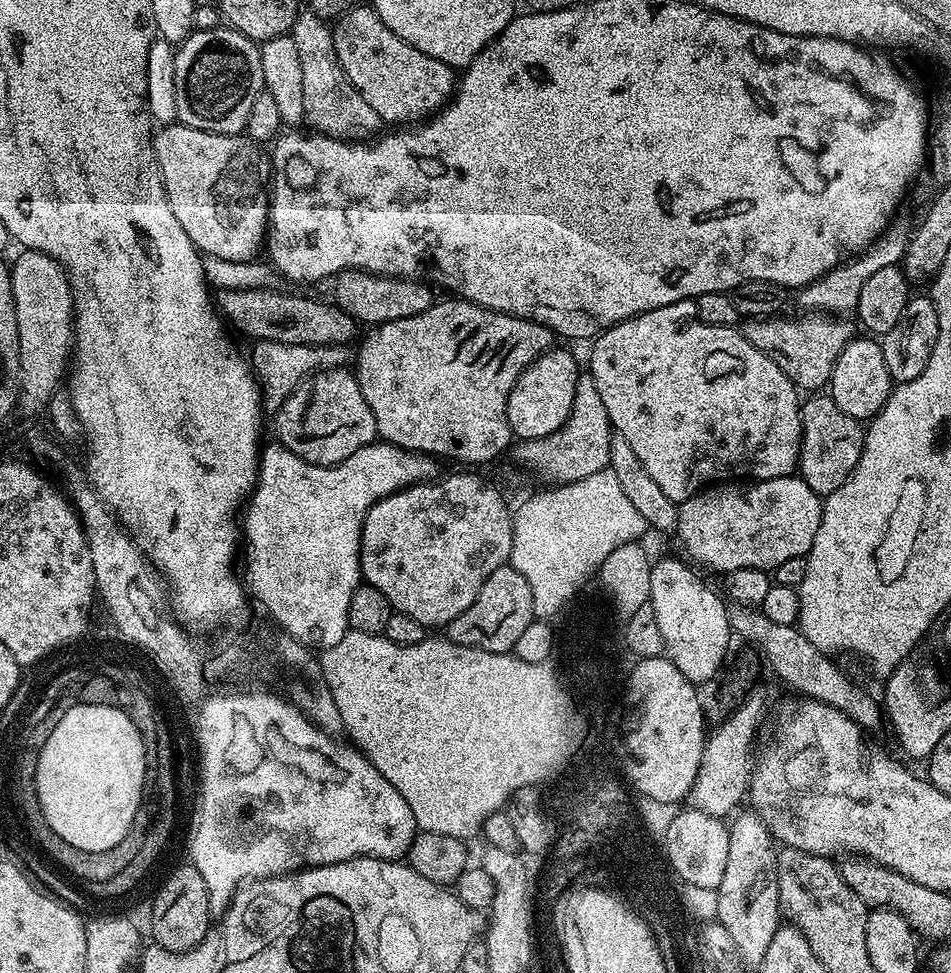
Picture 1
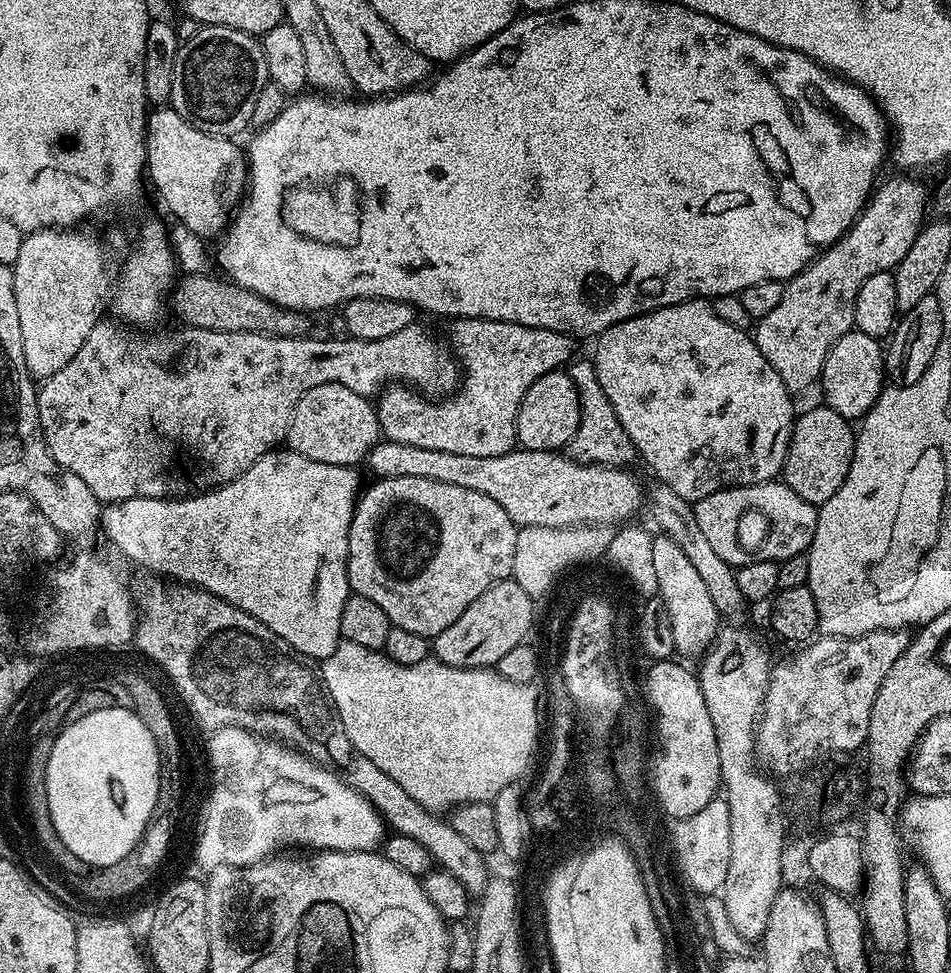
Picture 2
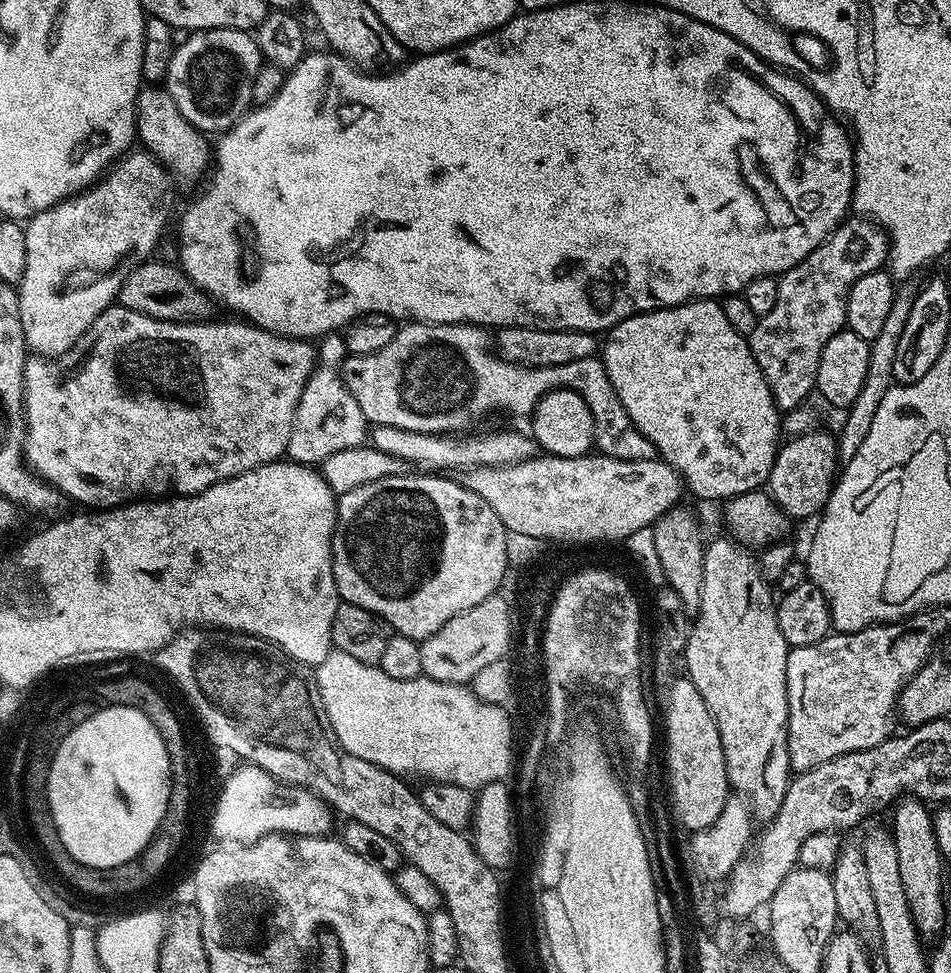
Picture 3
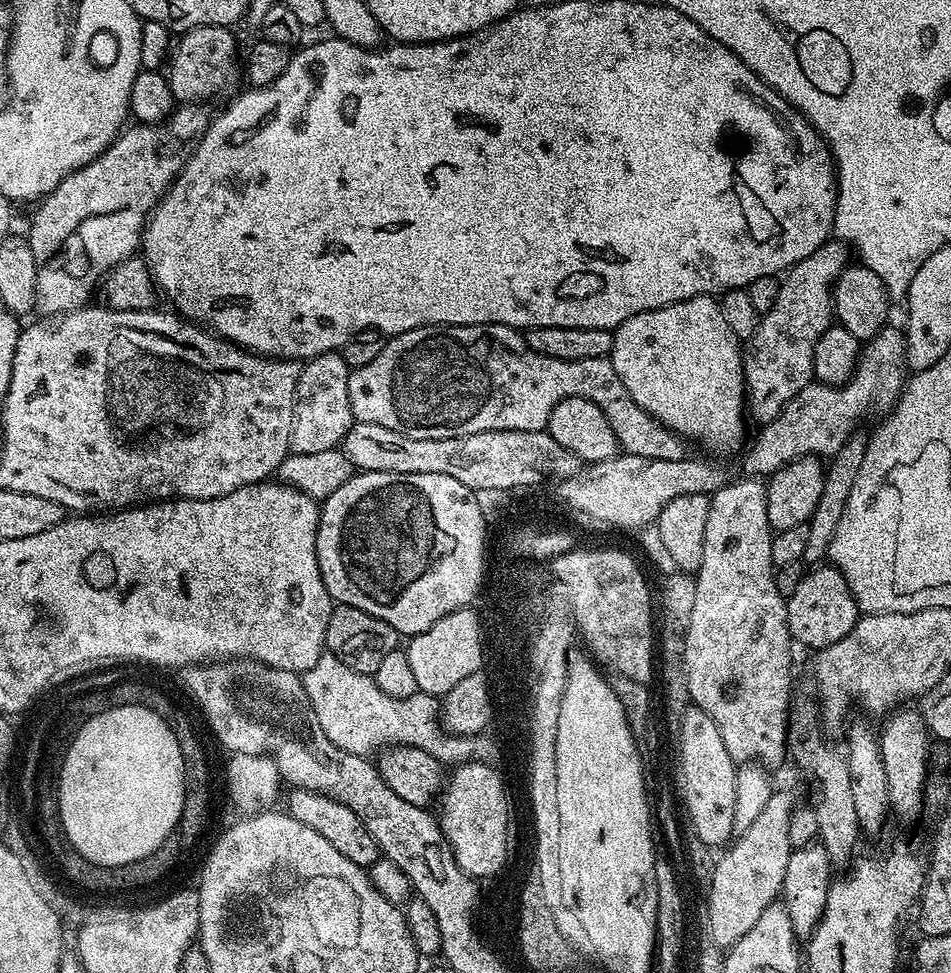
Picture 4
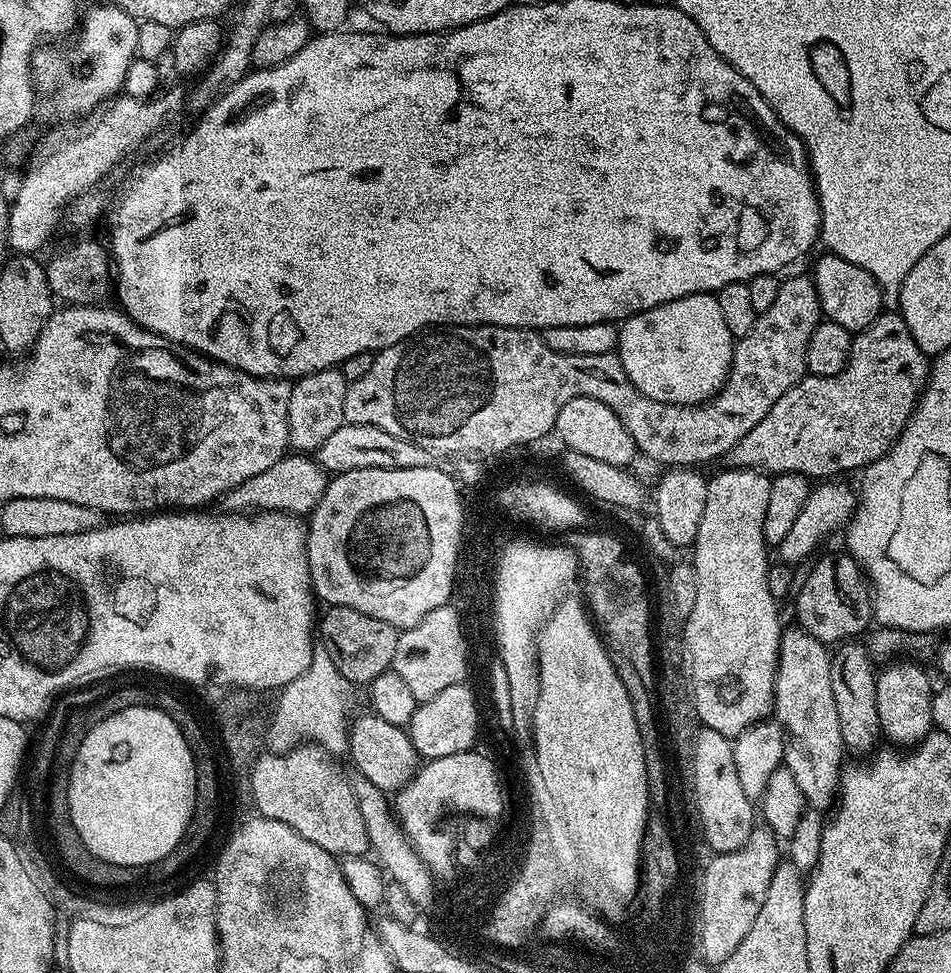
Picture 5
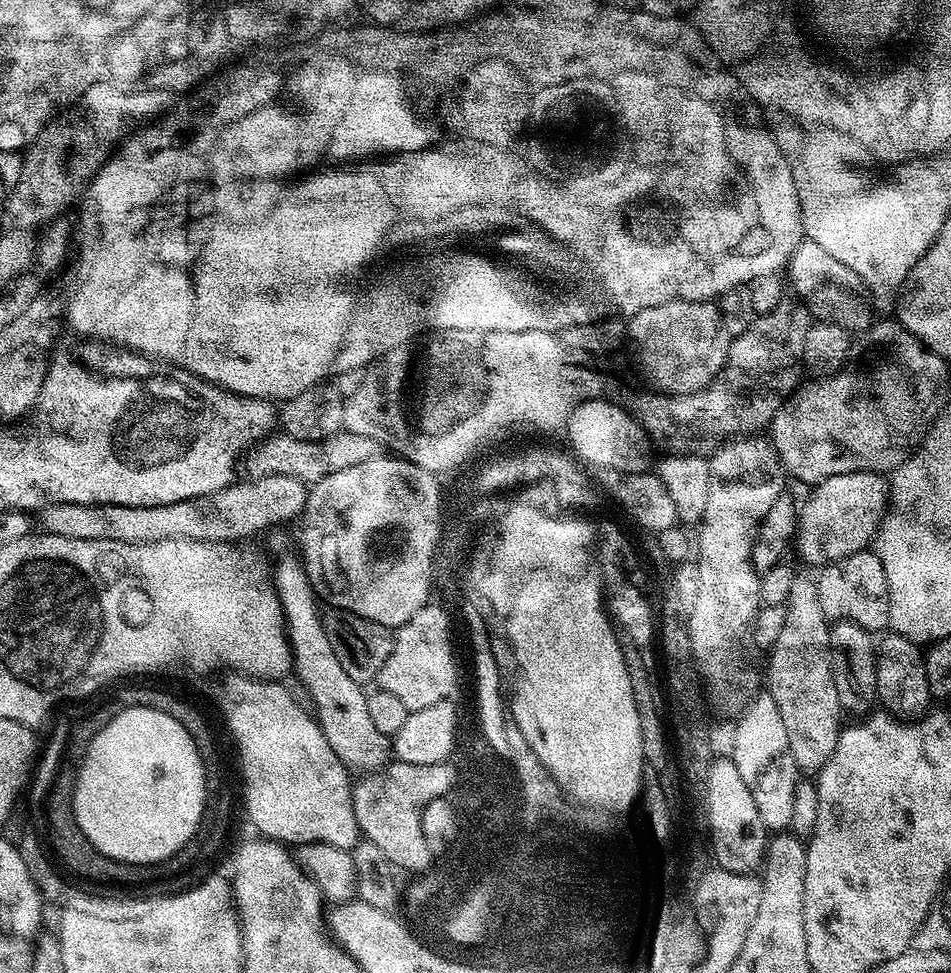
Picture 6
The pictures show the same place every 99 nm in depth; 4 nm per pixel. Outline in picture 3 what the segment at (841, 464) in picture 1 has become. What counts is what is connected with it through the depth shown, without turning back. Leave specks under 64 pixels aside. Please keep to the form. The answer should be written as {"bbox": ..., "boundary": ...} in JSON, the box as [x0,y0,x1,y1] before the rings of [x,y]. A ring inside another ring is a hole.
{"bbox":[768,431,838,521],"boundary":[[[820,431],[803,432],[801,436],[785,439],[768,475],[768,495],[793,521],[804,520],[807,516],[819,517],[838,479],[837,437],[833,433],[831,436],[828,432]]]}

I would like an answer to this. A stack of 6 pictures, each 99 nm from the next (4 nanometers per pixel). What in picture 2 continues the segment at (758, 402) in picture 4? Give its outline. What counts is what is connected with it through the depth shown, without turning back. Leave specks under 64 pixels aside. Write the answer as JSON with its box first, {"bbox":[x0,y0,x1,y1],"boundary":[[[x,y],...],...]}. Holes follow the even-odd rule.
{"bbox":[754,175,930,394],"boundary":[[[896,175],[900,176],[890,177],[884,185],[881,183],[873,191],[868,198],[868,203],[856,217],[856,221],[849,226],[848,231],[840,240],[825,248],[812,263],[807,264],[797,276],[784,284],[782,302],[778,302],[778,306],[774,306],[774,310],[770,310],[770,314],[755,321],[754,339],[758,350],[762,350],[766,362],[770,362],[770,366],[774,366],[774,370],[778,370],[778,378],[782,378],[784,385],[793,394],[804,392],[811,384],[813,387],[819,381],[822,366],[826,362],[828,352],[834,346],[834,342],[838,342],[838,338],[842,338],[842,334],[855,329],[854,302],[858,298],[858,290],[862,286],[862,282],[866,282],[866,278],[871,278],[874,274],[892,272],[898,267],[902,258],[906,258],[906,250],[910,250],[910,246],[914,246],[914,238],[918,238],[920,229],[926,223],[924,211],[928,208],[928,200],[930,204],[930,188],[928,192],[927,186],[922,181],[911,180],[908,177],[911,175]]]}

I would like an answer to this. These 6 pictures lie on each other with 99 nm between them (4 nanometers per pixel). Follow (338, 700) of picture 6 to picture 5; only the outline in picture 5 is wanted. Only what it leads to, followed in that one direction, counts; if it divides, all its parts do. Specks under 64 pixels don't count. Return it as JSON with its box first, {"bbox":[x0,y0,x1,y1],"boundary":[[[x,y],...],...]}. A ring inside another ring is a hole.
{"bbox":[347,714,422,794],"boundary":[[[375,714],[360,716],[351,721],[348,729],[347,755],[359,775],[366,777],[378,790],[395,794],[406,787],[422,763],[422,757],[414,750],[414,742],[401,725],[391,724]]]}

